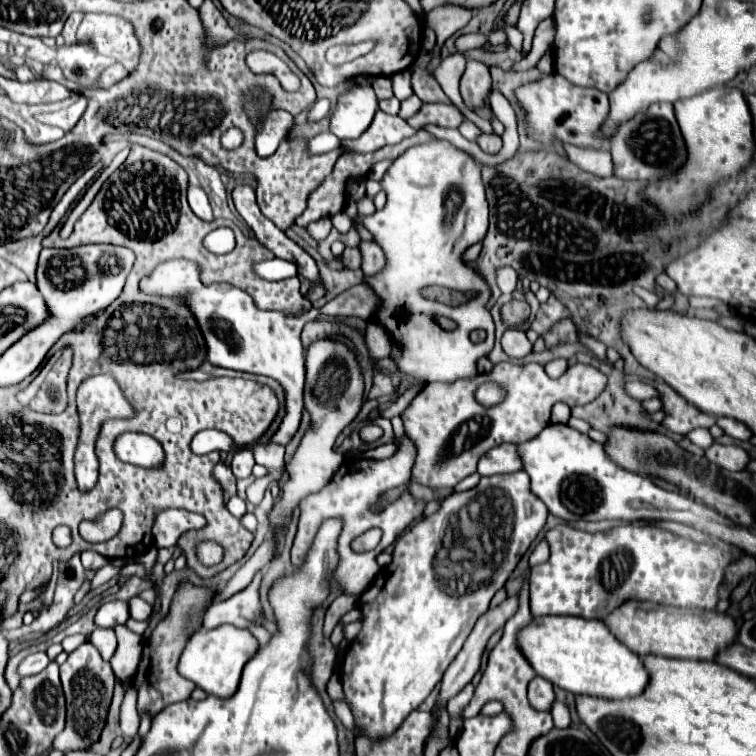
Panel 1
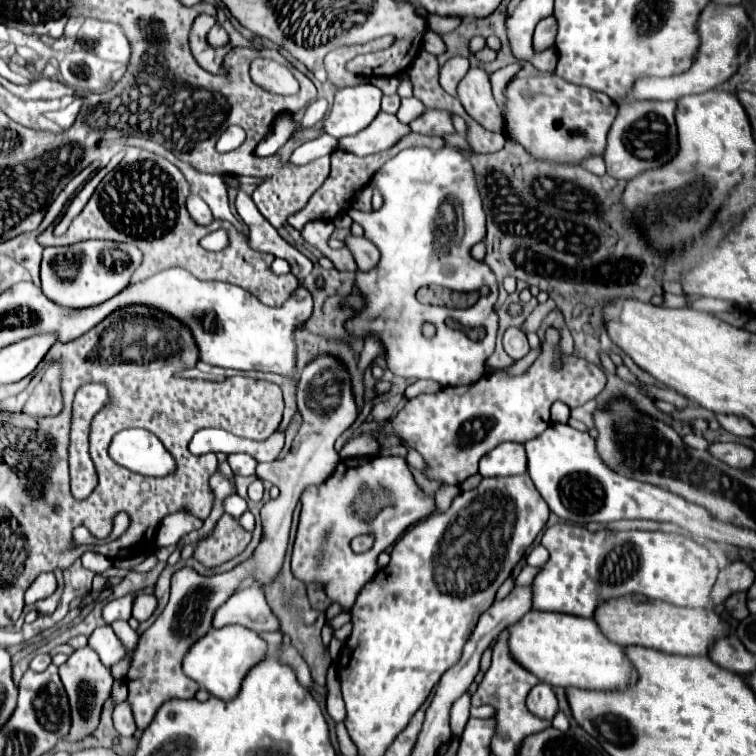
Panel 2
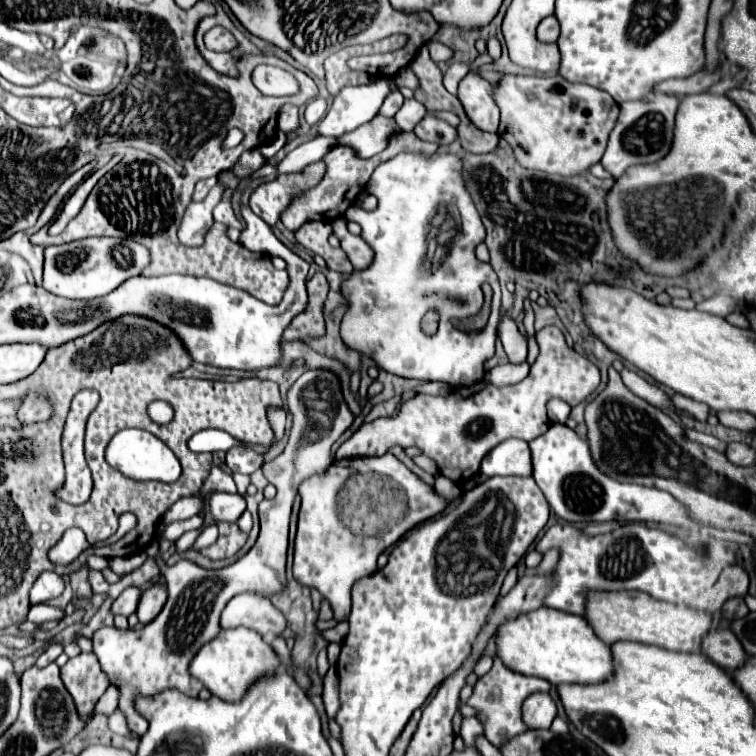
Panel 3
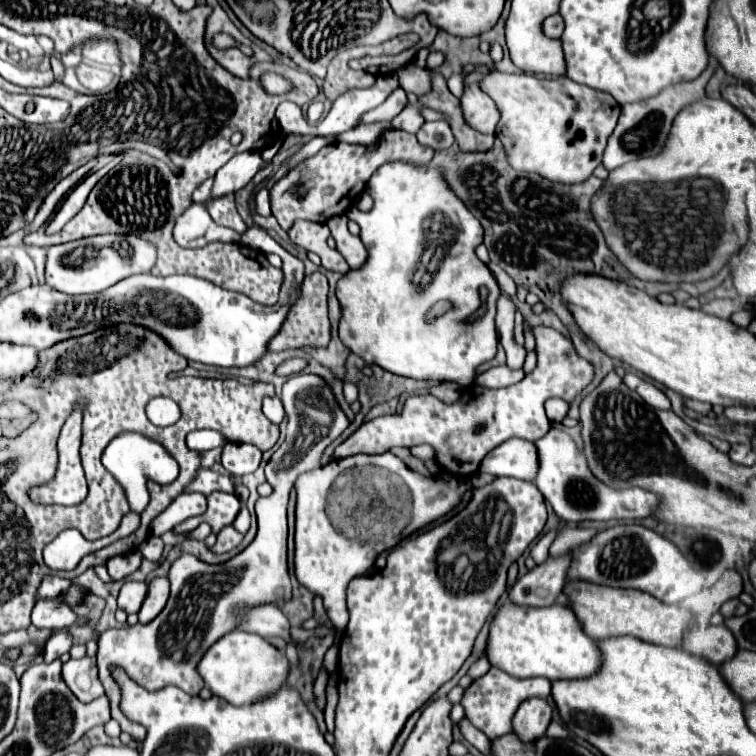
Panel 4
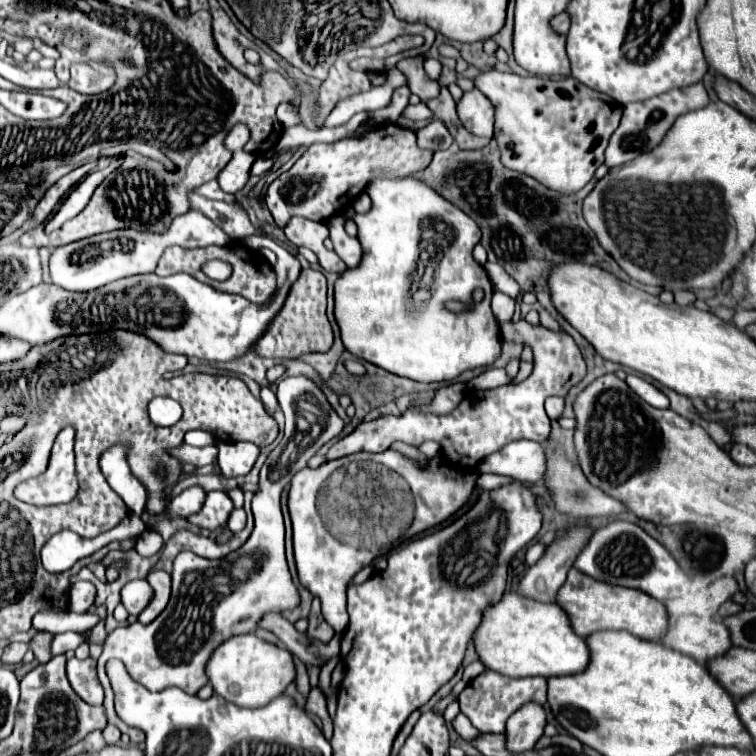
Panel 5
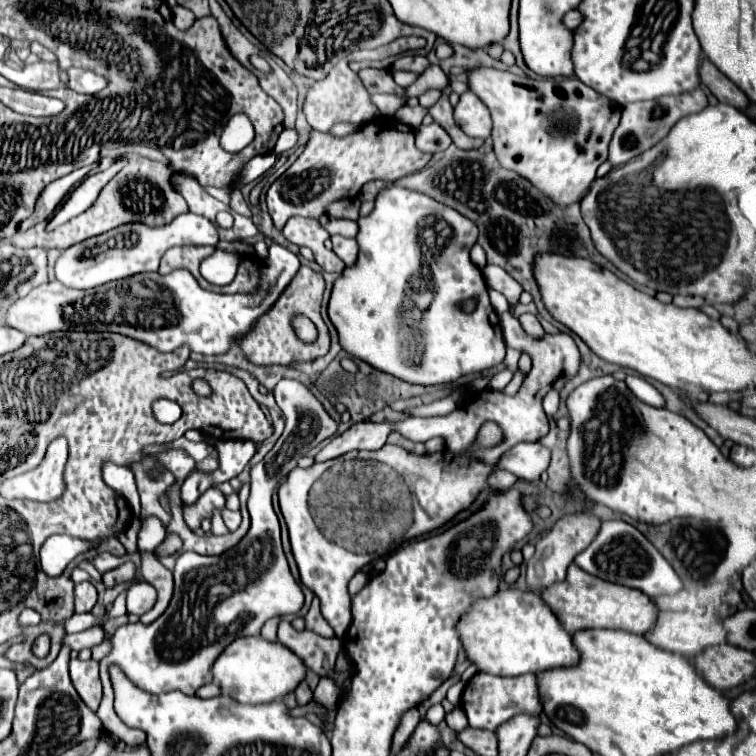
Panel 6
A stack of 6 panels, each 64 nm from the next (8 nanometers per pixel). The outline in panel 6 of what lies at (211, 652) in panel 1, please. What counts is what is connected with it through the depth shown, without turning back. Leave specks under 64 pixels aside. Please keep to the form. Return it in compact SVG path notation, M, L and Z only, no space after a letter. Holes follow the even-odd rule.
M258 636L236 638L214 662L212 666L214 682L220 684L222 694L244 702L244 704L264 704L284 698L294 692L306 678L306 666L280 642L268 642Z

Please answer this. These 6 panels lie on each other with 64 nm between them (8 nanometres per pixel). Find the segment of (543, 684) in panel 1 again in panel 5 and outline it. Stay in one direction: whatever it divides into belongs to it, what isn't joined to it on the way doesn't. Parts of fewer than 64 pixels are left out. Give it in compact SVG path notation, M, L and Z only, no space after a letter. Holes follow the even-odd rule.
M538 704L522 706L506 722L504 736L508 742L508 750L512 752L532 750L538 738L542 736L544 726L546 726L546 712L542 706Z

